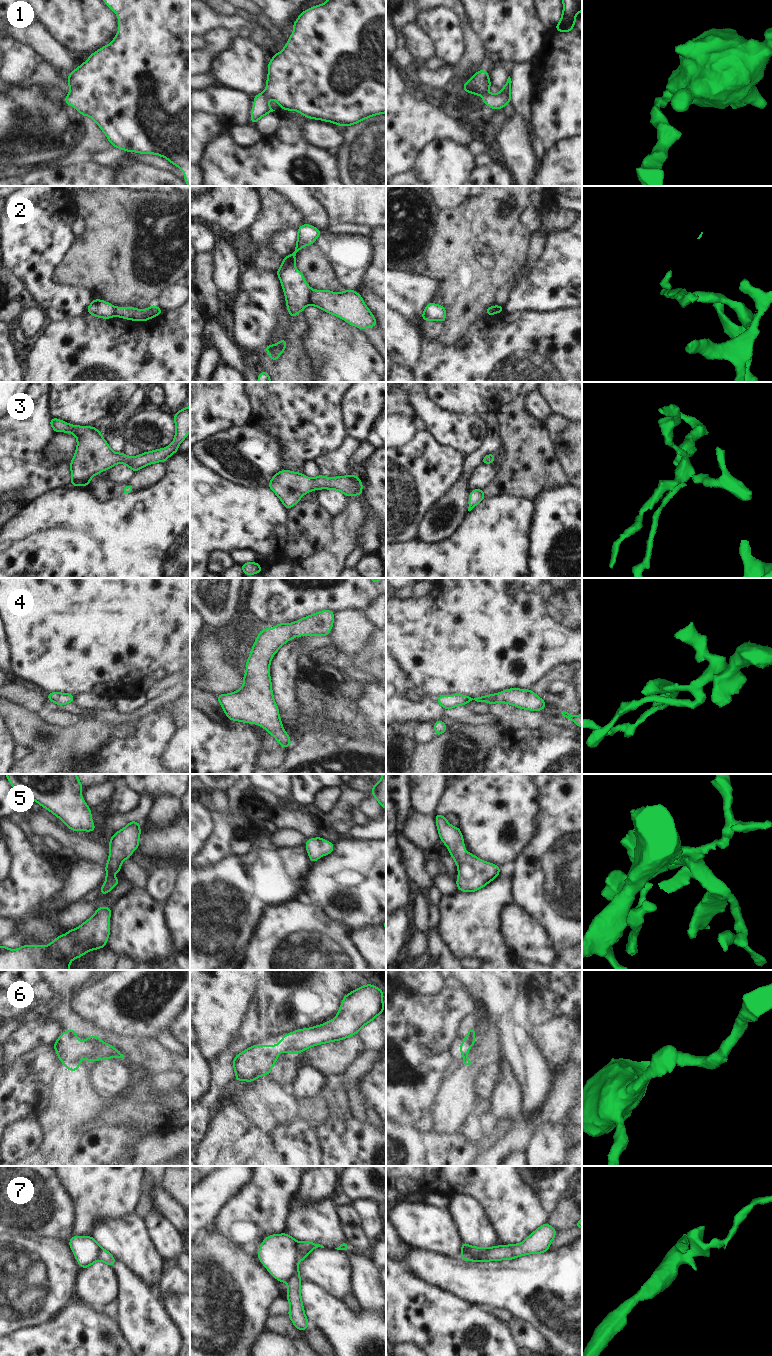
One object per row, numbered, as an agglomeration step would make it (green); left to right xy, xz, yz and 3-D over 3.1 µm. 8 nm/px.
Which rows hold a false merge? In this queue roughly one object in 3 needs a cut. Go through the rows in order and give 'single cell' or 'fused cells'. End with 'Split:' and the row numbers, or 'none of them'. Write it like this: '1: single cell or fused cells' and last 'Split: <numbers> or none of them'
1: single cell
2: fused cells
3: single cell
4: single cell
5: single cell
6: single cell
7: fused cells
Split: 2, 7

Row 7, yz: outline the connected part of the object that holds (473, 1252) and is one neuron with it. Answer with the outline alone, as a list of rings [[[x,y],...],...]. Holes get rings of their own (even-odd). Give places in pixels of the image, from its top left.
[[[477,1247],[477,1248],[470,1248],[467,1251],[464,1251],[461,1249],[461,1257],[465,1260],[465,1255],[469,1254],[471,1257],[477,1257],[479,1254],[483,1253],[485,1250],[489,1249],[491,1247]]]

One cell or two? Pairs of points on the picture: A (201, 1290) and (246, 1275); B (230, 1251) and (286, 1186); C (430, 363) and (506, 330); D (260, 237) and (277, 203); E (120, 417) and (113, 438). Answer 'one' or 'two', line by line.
A: one
B: two
C: one
D: one
E: one

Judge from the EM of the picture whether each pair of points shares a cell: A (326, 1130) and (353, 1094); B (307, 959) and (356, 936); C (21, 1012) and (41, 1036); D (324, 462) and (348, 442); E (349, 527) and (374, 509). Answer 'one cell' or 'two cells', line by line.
A: two cells
B: two cells
C: two cells
D: one cell
E: two cells

